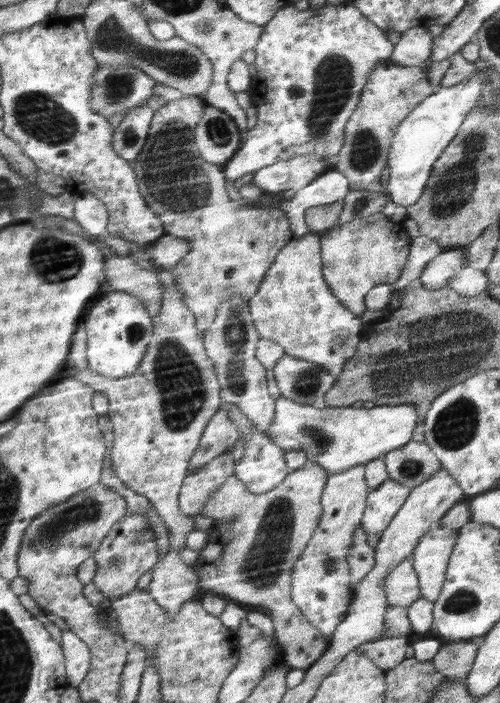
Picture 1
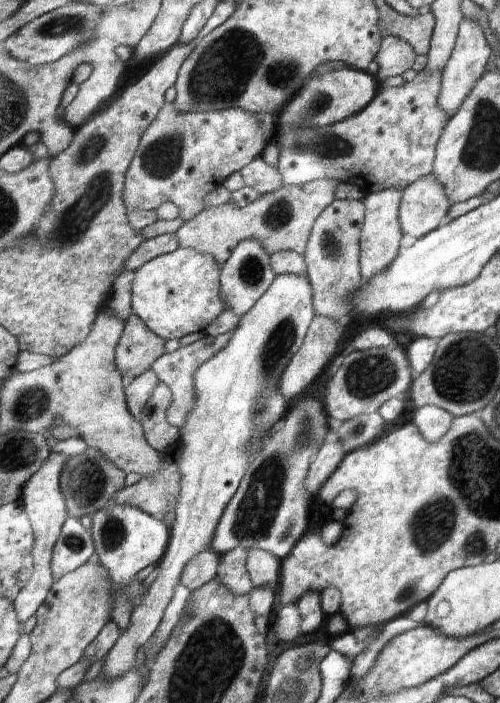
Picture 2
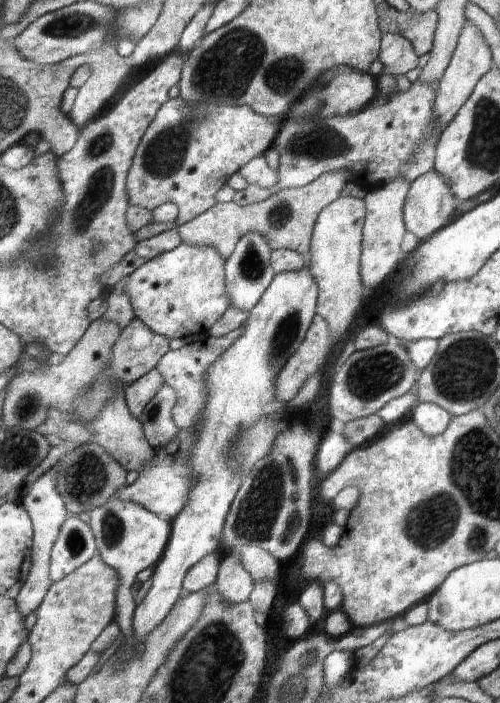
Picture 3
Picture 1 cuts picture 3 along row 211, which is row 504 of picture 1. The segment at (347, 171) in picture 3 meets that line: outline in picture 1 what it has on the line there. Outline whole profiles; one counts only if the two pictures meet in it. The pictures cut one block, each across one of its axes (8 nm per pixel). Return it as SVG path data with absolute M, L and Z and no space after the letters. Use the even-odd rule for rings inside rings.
M306 461L299 470L291 472L276 489L265 494L251 494L237 477L232 478L207 505L202 515L212 518L214 523L232 523L233 529L227 532L213 530L211 546L201 553L194 568L200 569L202 580L196 598L202 600L208 593L216 593L226 599L236 601L242 606L253 607L254 611L265 612L274 623L276 638L284 648L285 660L293 669L306 670L312 666L326 650L330 640L320 635L316 627L310 625L301 610L292 601L292 570L300 554L314 537L319 528L318 522L323 516L322 498L329 481L329 472L314 461Z

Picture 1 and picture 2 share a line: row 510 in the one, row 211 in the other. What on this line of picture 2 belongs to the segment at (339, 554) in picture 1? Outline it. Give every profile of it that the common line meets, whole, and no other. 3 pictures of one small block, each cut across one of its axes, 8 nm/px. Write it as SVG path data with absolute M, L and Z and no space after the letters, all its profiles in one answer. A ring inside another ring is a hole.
M334 200L313 225L306 252L307 272L314 288L316 315L330 318L339 325L346 325L352 317L352 296L362 284L361 278L361 229L365 223L365 205L362 200Z

